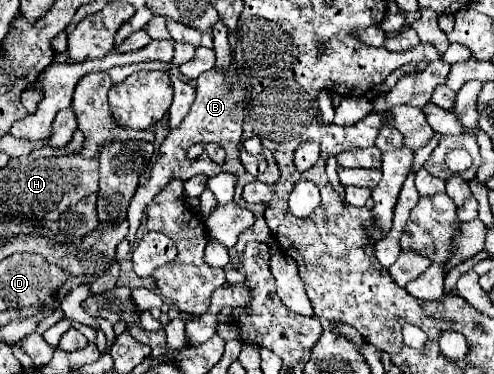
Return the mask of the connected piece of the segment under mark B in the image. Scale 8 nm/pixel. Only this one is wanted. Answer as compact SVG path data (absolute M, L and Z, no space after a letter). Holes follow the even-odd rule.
M231 56L231 66L227 72L221 72L221 70L209 70L209 72L203 72L197 80L195 80L195 102L189 110L189 114L183 118L183 122L175 128L175 130L169 130L167 138L161 142L161 148L157 152L157 158L155 158L155 164L151 168L151 174L149 174L149 180L145 184L141 184L129 204L129 210L127 210L127 222L129 222L129 232L125 236L125 240L121 244L117 244L117 252L115 252L115 260L121 262L129 252L131 252L131 244L135 244L135 234L139 230L139 224L141 224L141 218L143 218L143 210L147 208L147 204L157 196L157 192L161 192L161 188L165 188L165 184L169 180L175 180L175 178L181 178L181 180L188 180L193 176L204 174L208 177L215 176L220 172L231 172L237 176L237 184L235 184L235 202L243 208L249 208L257 222L255 226L251 226L249 230L245 230L237 244L235 244L235 250L241 254L247 246L247 242L251 240L257 240L257 242L271 242L271 232L265 224L265 218L263 218L263 212L265 212L265 204L249 204L241 198L241 190L245 184L249 182L265 182L265 184L277 184L279 180L279 168L277 168L276 161L272 153L265 148L263 150L263 156L267 159L267 169L263 174L259 176L251 176L245 172L245 168L241 166L239 162L239 150L237 150L237 144L241 142L241 124L243 124L243 100L245 100L245 86L241 86L239 82L239 74L237 74L237 62L235 58ZM197 142L217 142L219 146L223 146L226 152L225 164L222 166L213 163L208 157L200 157L196 160L189 159L187 157L187 148L197 144Z

